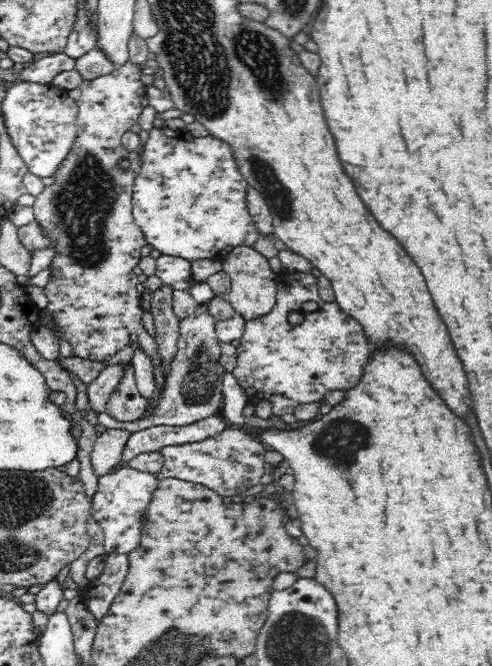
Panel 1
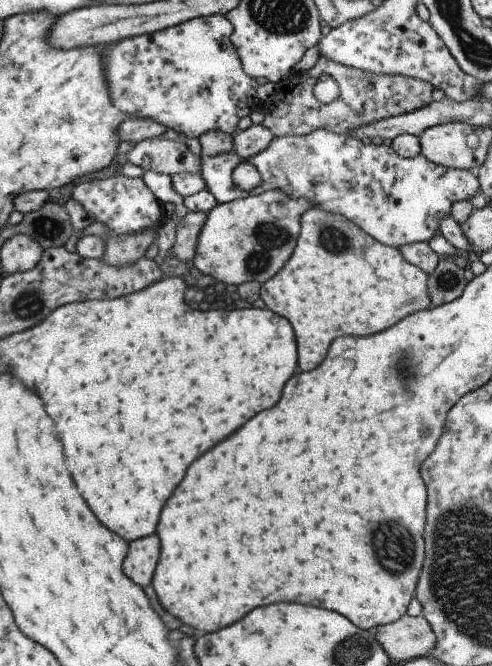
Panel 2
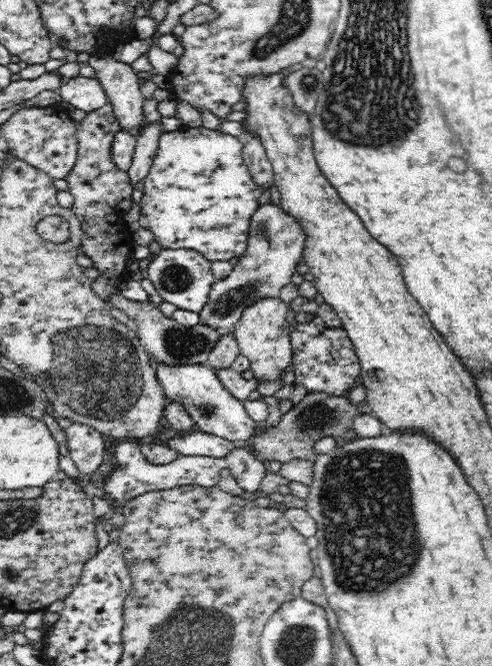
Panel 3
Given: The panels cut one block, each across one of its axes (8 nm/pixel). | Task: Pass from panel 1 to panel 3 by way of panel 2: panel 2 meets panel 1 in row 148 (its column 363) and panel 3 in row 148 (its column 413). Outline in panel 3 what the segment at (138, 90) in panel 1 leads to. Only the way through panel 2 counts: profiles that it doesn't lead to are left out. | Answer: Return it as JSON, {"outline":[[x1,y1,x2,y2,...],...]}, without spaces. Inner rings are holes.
{"outline":[[109,102,94,112,88,112,86,118,77,123,78,158,74,168,65,178,69,184,70,194,74,197,71,209,82,226,81,252,94,259,94,268,102,272,102,277,94,280,92,287,106,301,109,294,119,292,122,282,130,279,124,264,126,260,134,258,133,233,125,228,123,217,116,210,116,204,123,198,130,197,133,191,127,172,122,172,114,164,110,153,114,135,118,131,120,127]]}

